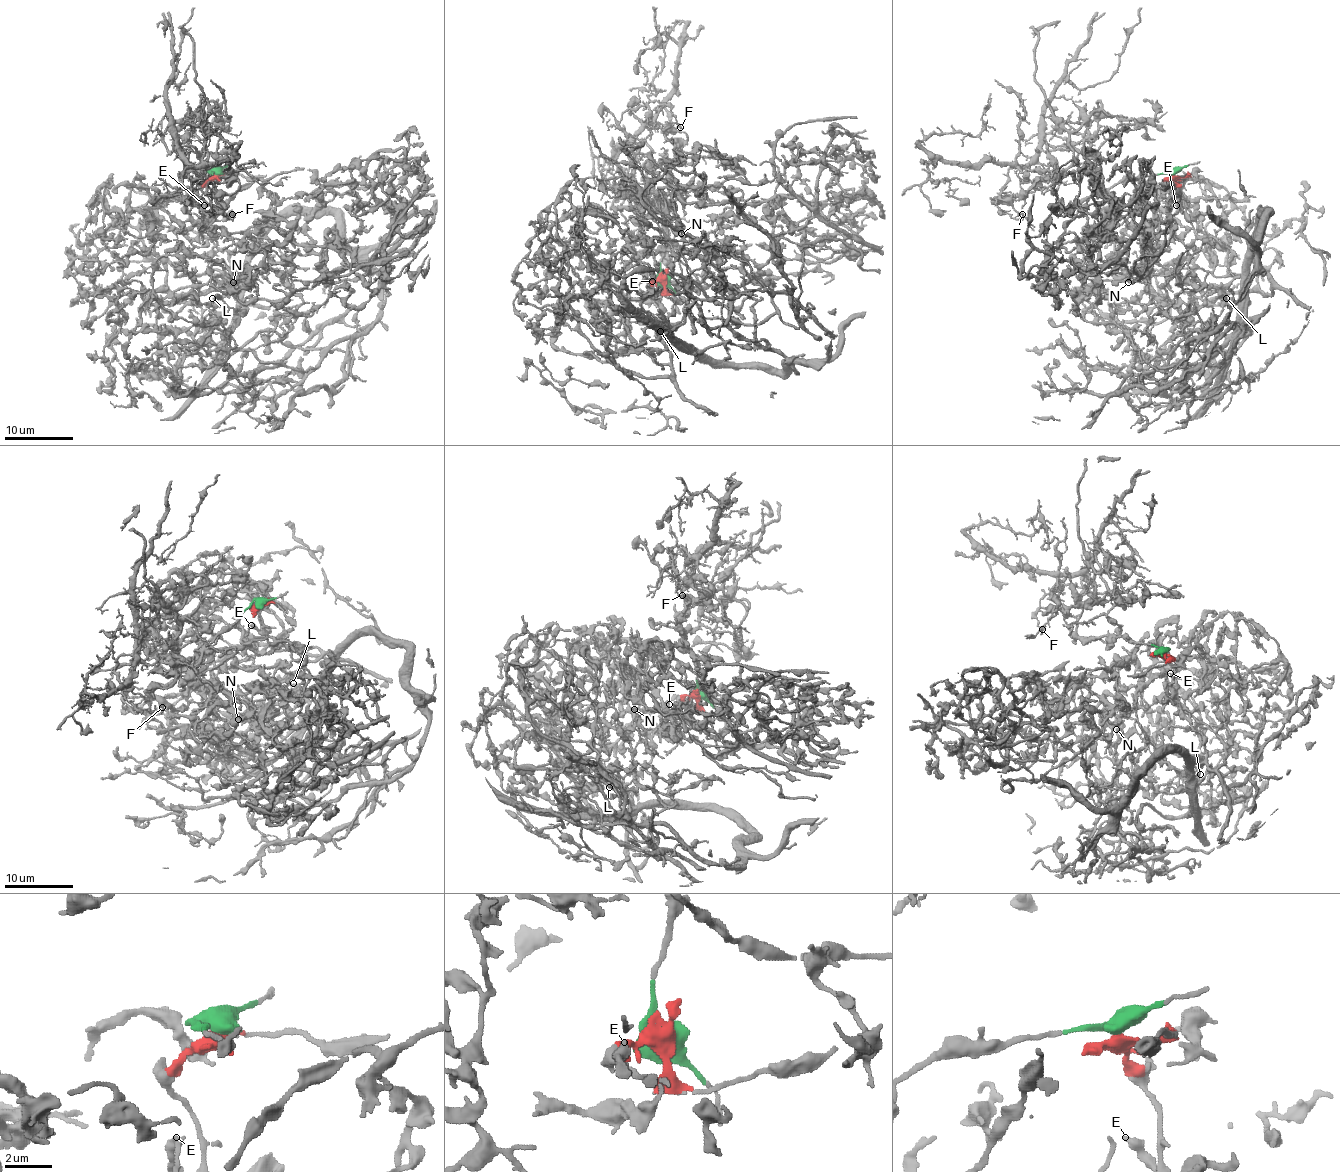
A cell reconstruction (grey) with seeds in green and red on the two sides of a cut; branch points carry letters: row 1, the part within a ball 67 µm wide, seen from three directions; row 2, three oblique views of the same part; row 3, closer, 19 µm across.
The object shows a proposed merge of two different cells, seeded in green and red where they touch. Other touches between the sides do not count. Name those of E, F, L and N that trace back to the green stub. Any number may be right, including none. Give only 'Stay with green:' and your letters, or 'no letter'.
Stay with green: F

